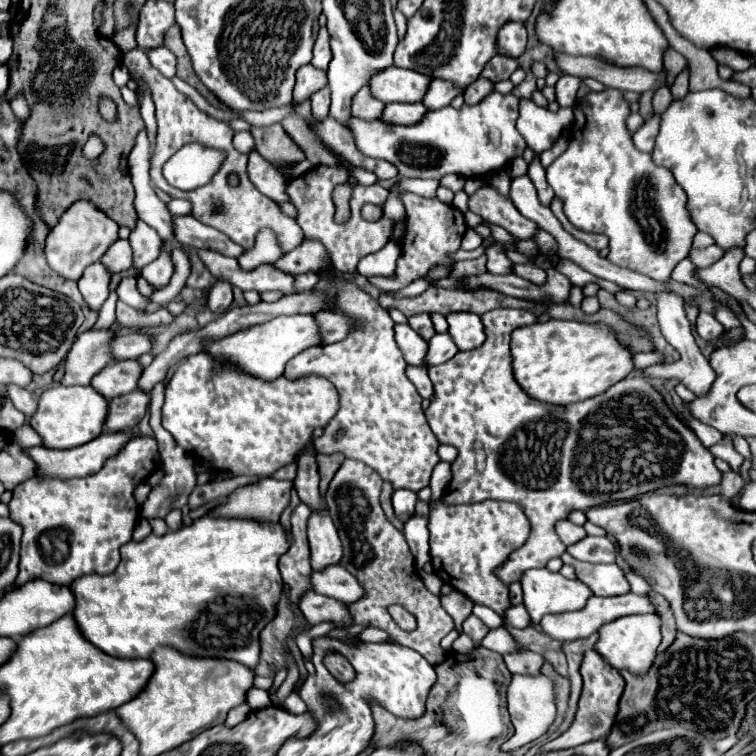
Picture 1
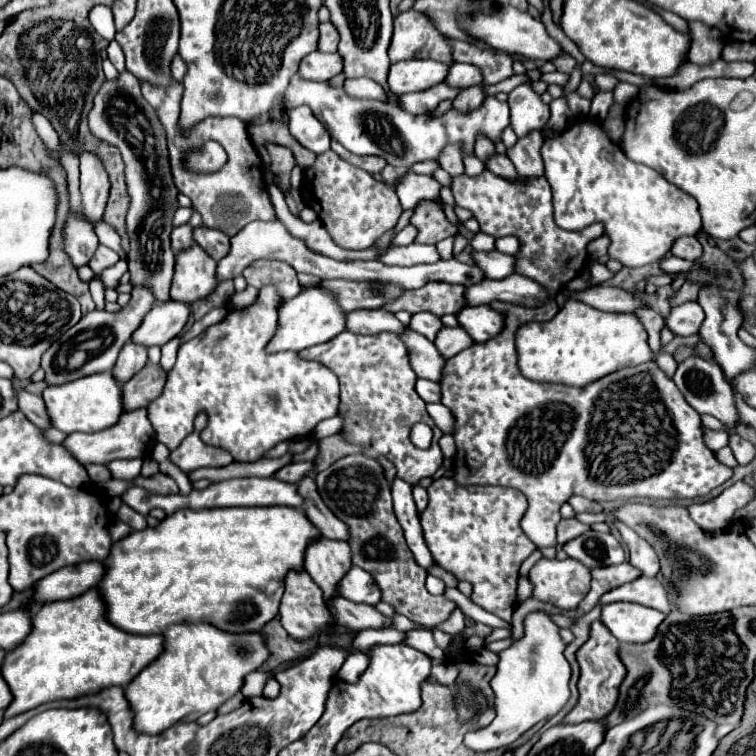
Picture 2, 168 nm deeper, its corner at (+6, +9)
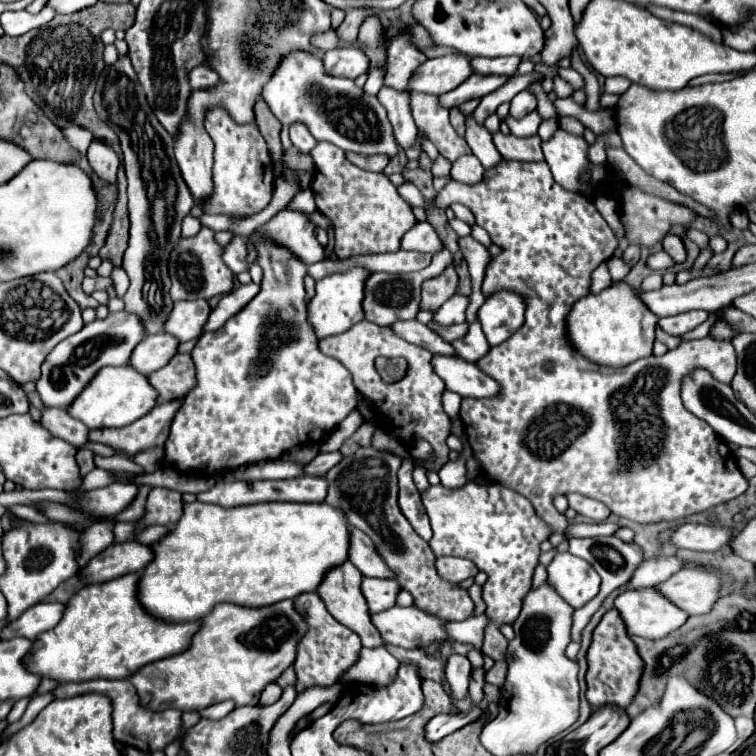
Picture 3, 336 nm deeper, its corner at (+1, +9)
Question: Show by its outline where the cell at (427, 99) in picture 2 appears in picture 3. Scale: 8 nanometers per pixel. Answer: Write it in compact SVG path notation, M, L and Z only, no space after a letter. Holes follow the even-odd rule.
M471 75L461 87L457 87L455 91L451 93L445 93L439 97L439 103L447 109L459 105L459 103L465 103L465 101L471 101L471 99L481 99L493 91L497 91L501 85L505 85L509 77L505 75Z

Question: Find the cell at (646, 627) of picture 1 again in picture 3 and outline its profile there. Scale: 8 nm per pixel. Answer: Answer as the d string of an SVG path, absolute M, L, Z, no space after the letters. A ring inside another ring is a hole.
M655 587L649 589L627 589L615 599L629 635L647 639L661 639L667 633L679 629L689 615L667 601Z

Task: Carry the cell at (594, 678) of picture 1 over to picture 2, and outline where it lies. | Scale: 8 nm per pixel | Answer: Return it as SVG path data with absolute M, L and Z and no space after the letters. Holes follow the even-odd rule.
M594 621L590 629L590 639L578 649L576 659L580 663L580 681L578 691L580 699L576 707L564 717L564 725L584 723L584 721L602 721L616 705L618 699L618 687L626 675L626 669L622 661L618 659L618 639L602 625L602 621Z

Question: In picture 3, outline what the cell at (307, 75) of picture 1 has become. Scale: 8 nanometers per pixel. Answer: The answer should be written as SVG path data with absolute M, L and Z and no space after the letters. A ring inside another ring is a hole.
M361 49L327 51L323 61L325 61L327 73L335 75L335 77L357 79L359 75L367 73L367 69L369 69L369 59Z

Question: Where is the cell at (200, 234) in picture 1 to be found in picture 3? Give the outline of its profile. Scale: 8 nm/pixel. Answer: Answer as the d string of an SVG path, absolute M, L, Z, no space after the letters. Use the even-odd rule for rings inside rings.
M233 237L233 241L225 247L223 261L227 263L227 267L235 275L239 275L243 271L249 271L249 265L247 265L247 241L243 237Z

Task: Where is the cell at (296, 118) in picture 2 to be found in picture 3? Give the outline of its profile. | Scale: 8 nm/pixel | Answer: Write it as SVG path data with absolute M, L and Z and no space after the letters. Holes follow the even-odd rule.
M293 123L291 127L289 127L289 139L291 139L291 143L301 151L301 153L309 153L315 145L317 145L317 141L313 139L313 135L307 131L307 127L305 125L301 125L301 123Z

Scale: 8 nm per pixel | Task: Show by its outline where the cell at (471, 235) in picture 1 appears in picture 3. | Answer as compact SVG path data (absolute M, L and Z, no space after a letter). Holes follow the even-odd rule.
M447 249L439 251L433 255L433 261L429 267L413 273L373 273L367 279L365 285L365 299L363 299L363 309L365 309L365 319L377 325L393 325L395 321L403 319L415 319L419 313L419 303L421 303L421 283L425 279L431 279L439 275L447 265L453 263L453 257Z

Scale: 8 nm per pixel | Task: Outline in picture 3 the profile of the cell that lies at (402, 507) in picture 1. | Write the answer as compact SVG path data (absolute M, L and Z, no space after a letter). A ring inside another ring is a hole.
M403 459L399 469L399 509L401 513L407 517L407 521L411 523L411 527L415 529L415 533L429 541L431 539L431 525L429 525L429 517L425 513L425 507L421 503L421 495L411 479L413 473L413 459Z

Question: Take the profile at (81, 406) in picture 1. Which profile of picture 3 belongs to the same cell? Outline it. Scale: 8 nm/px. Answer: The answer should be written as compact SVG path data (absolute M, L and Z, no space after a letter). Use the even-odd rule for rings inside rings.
M131 365L123 367L103 367L99 375L85 387L85 391L75 399L75 403L67 409L75 419L83 421L89 429L101 427L123 427L139 417L147 415L157 405L159 393L151 387L149 377L137 373Z

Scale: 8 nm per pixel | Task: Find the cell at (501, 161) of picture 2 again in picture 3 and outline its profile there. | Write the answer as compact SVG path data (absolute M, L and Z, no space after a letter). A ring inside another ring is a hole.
M467 115L467 123L465 123L465 141L469 143L473 155L481 161L481 165L485 169L491 169L495 167L503 157L499 155L497 147L493 145L493 139L491 139L491 133L479 125L473 115Z

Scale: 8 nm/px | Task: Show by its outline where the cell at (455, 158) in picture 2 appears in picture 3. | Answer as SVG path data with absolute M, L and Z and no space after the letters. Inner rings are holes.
M409 91L411 99L411 115L419 131L423 131L429 141L439 149L443 157L455 161L459 155L471 153L467 141L455 133L449 123L449 109L439 105L435 95L423 95Z

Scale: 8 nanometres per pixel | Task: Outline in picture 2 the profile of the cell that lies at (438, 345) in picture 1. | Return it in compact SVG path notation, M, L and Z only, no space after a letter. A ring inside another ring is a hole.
M442 327L442 333L438 333L436 339L434 339L434 345L438 347L440 355L446 357L446 359L454 357L456 353L470 347L472 343L474 341L468 337L466 331L462 331L462 329L446 329L446 327Z

